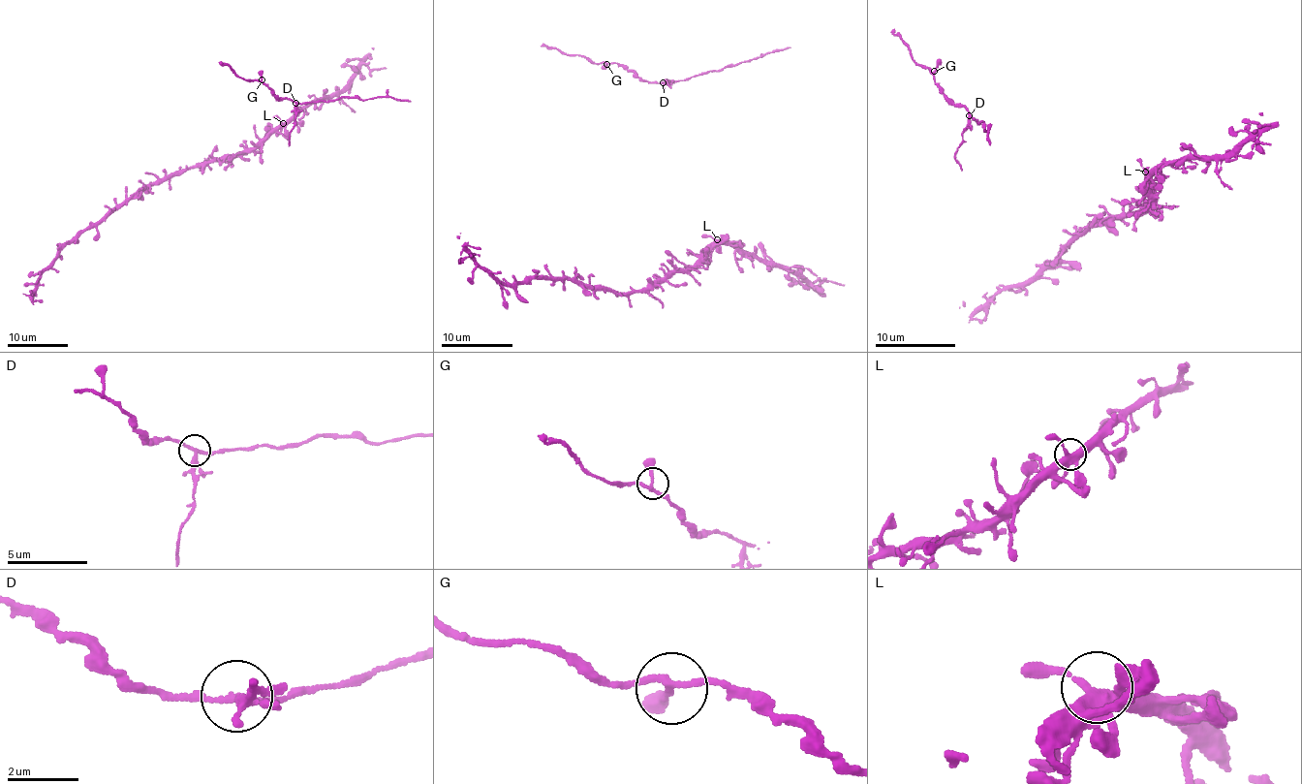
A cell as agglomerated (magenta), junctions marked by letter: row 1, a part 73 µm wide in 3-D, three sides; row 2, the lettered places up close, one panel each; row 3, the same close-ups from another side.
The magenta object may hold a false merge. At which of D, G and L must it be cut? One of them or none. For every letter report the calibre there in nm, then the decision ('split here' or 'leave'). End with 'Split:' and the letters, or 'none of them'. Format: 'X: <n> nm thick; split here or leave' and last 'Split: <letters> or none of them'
D: 200 nm thick; split here
G: 170 nm thick; leave
L: 360 nm thick; leave
Split: D

